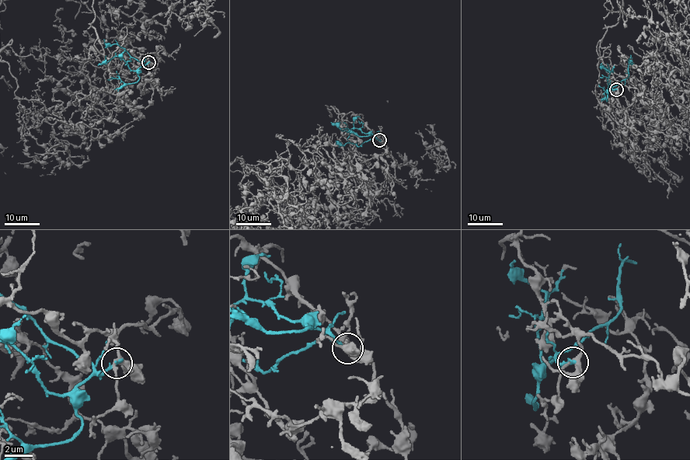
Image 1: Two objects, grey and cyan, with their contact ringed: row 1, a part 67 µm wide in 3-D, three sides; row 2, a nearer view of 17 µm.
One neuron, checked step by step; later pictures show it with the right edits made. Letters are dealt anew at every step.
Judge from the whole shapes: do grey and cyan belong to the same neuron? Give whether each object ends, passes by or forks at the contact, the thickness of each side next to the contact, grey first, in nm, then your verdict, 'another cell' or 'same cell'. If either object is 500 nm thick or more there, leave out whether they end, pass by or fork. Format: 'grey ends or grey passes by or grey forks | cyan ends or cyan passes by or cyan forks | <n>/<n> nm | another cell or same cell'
grey forks | cyan ends | 280/240 nm | another cell

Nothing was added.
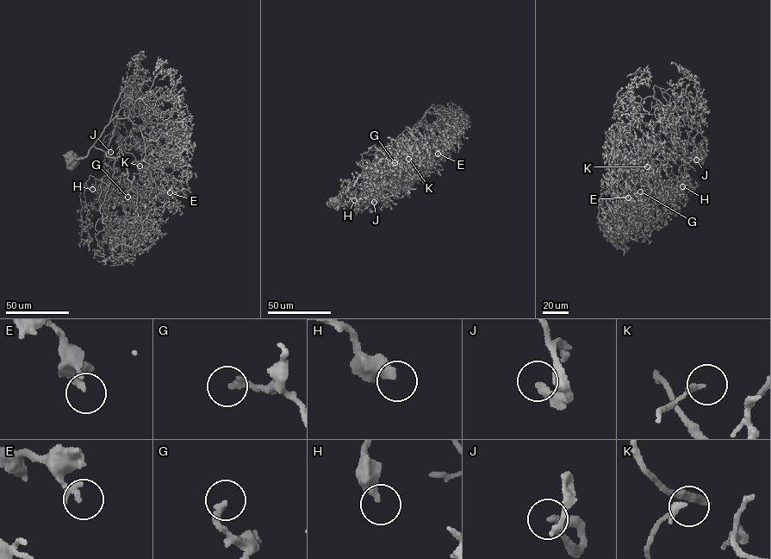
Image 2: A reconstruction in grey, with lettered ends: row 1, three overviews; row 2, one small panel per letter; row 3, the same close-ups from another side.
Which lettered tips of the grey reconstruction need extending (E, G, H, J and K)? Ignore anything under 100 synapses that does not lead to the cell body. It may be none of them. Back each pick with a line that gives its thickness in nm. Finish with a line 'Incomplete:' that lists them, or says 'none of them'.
J: 320 nm thick
Incomplete: J

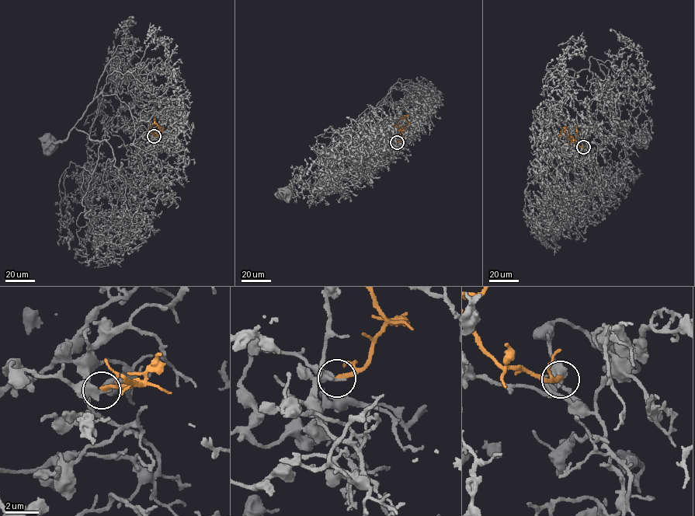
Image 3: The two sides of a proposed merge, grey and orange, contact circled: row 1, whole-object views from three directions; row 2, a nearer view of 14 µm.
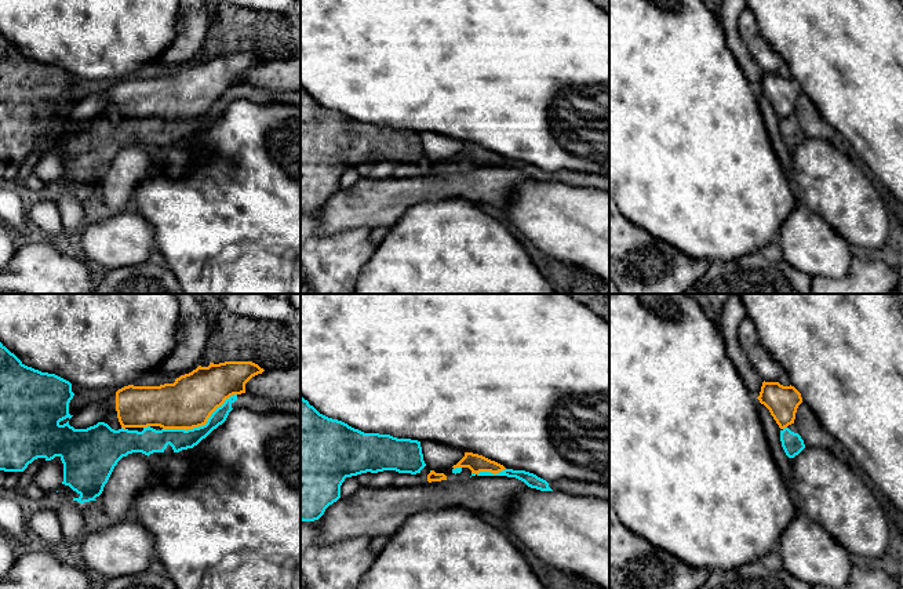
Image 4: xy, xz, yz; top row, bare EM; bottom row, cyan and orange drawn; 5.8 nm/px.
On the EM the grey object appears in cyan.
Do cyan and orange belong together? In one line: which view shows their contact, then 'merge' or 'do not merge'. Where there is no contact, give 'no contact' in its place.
meets cyan in xy; do not merge

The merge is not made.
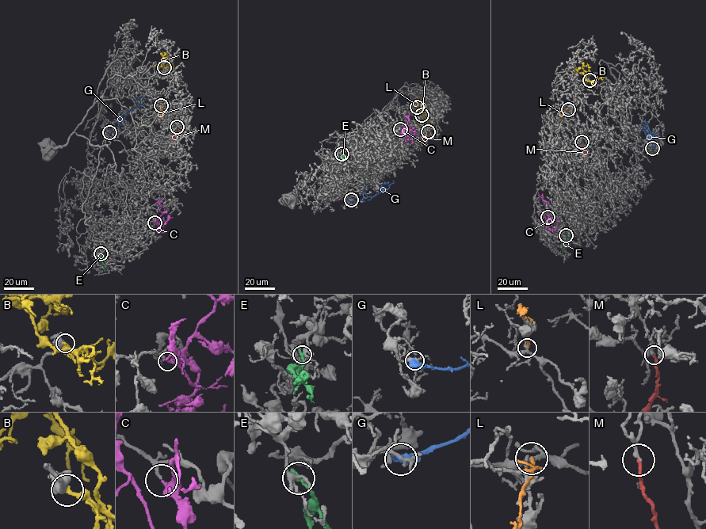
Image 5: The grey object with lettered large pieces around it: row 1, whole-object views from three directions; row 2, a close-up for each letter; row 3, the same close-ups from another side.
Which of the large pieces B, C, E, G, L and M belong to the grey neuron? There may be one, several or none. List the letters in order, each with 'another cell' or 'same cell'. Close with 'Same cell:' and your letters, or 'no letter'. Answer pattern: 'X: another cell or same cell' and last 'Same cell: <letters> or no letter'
B: same cell
C: same cell
E: another cell
G: another cell
L: another cell
M: another cell
Same cell: B, C

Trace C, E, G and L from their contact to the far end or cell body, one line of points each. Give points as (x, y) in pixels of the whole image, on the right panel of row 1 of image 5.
C: (547, 216), (550, 211), (548, 202), (538, 192)
E: (566, 235), (566, 243), (562, 249), (562, 253)
G: (651, 148), (654, 135), (646, 131), (642, 123)
L: (568, 109), (561, 112), (559, 123)

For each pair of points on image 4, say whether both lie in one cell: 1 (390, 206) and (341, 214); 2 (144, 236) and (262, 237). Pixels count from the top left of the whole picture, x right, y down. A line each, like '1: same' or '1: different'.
1: same
2: different

